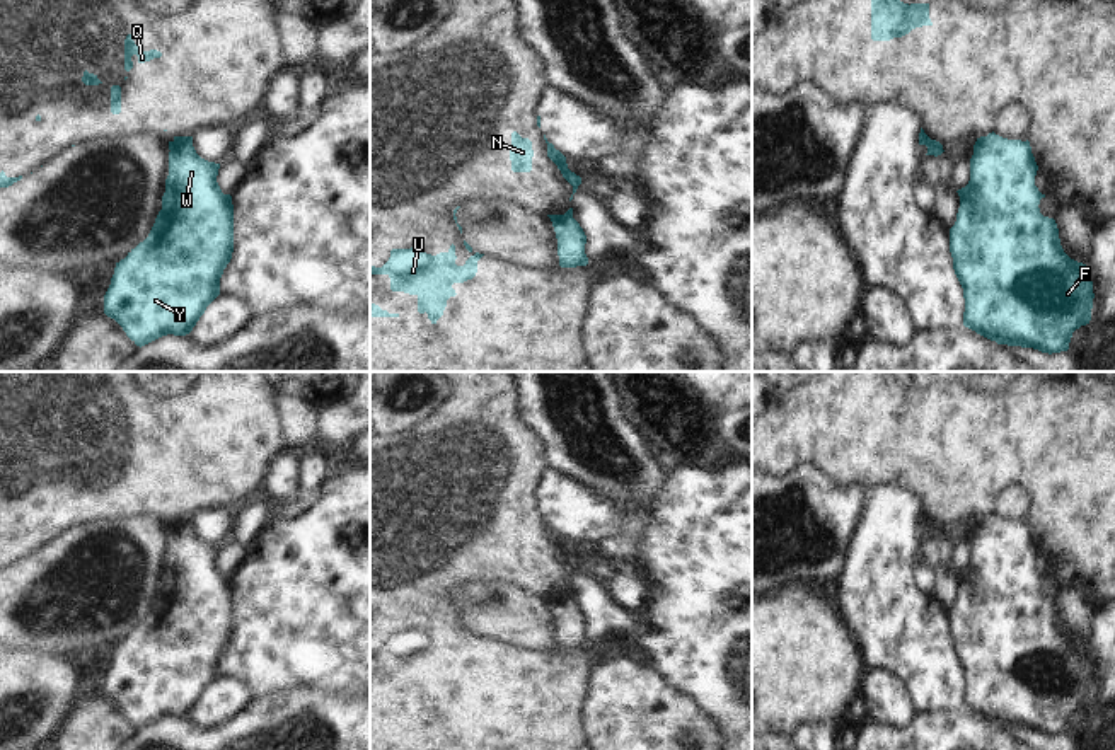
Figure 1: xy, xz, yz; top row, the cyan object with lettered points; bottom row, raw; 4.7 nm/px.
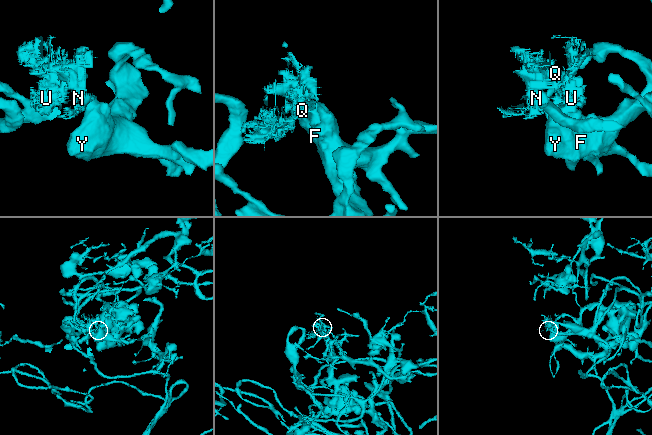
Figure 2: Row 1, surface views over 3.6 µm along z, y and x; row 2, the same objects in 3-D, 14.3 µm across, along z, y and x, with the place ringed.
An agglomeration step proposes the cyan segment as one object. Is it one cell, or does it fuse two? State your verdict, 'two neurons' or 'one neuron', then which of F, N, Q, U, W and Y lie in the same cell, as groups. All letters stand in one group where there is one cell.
two neurons | F W Y / N Q U

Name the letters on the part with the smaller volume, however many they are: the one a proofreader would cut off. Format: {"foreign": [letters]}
{"foreign": ["N", "Q", "U"]}

